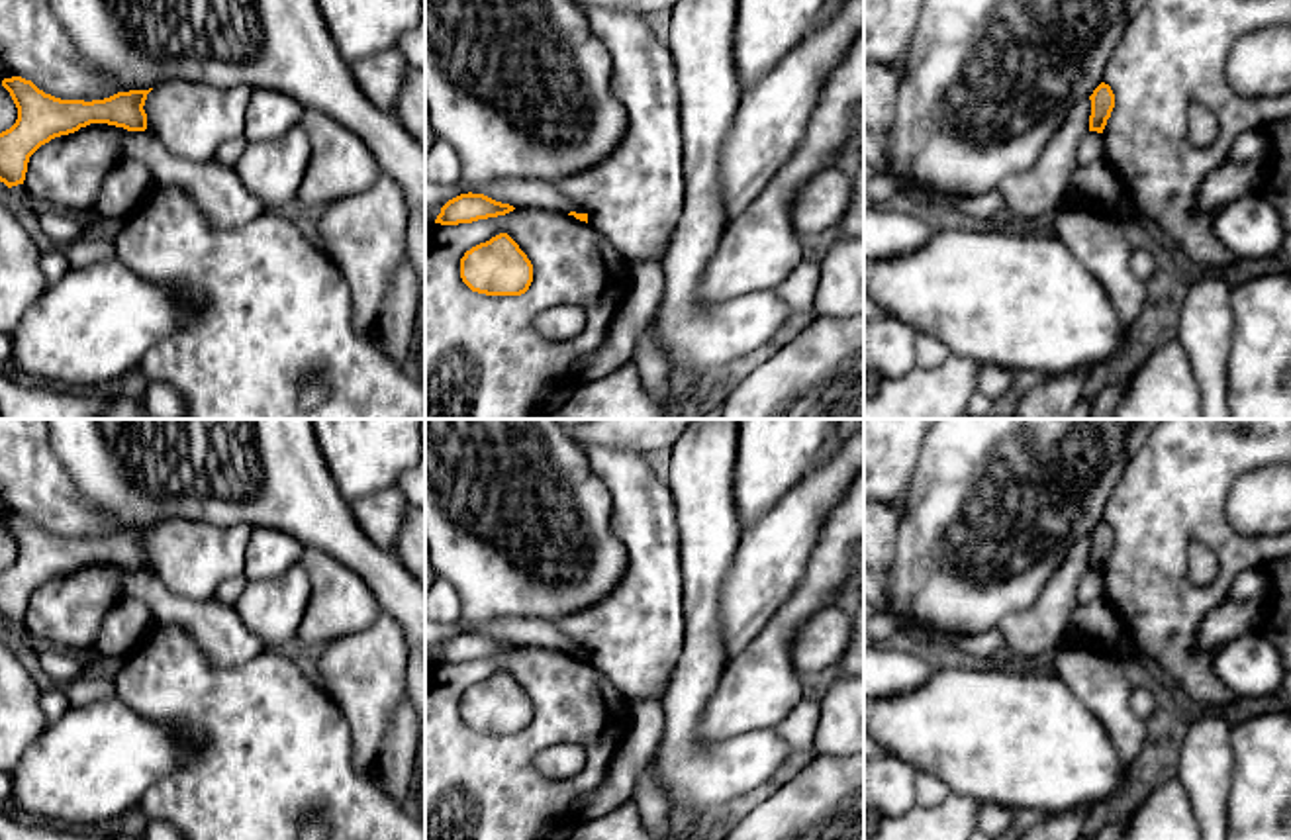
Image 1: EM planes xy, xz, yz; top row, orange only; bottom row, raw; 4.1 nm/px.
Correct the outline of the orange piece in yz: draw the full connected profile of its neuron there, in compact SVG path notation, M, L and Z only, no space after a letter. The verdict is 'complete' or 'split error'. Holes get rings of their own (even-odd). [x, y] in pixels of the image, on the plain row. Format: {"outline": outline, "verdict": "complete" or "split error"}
{"outline": "M1101 521L1093 529L1089 538L1091 538L1089 570L1103 572L1107 558L1111 556L1111 550L1115 546L1115 533L1109 523Z", "verdict": "complete"}

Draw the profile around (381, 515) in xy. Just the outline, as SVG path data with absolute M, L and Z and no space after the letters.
M388 488L351 503L353 515L364 535L380 548L394 550L411 503L400 488Z

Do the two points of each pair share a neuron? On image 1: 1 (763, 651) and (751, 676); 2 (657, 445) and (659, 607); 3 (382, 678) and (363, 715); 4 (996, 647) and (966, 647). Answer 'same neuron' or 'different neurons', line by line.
1: same neuron
2: different neurons
3: same neuron
4: same neuron

